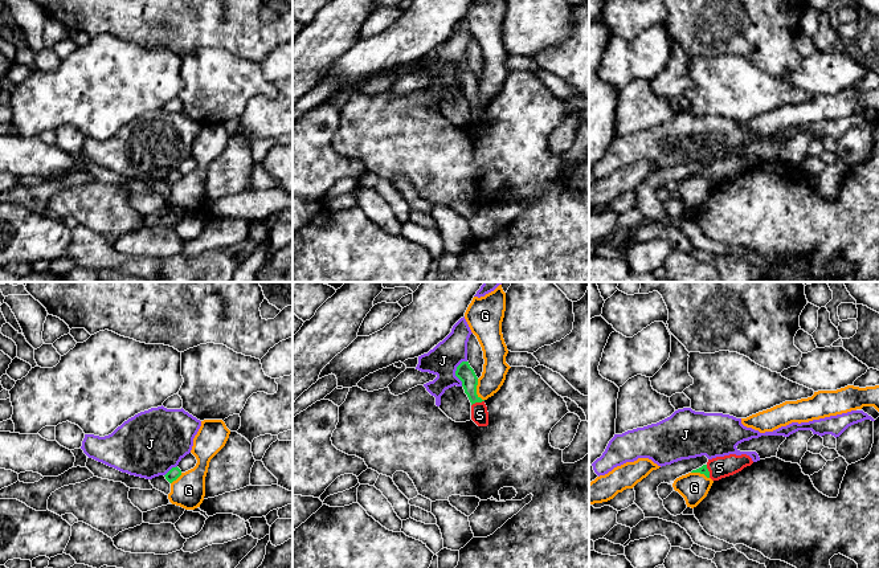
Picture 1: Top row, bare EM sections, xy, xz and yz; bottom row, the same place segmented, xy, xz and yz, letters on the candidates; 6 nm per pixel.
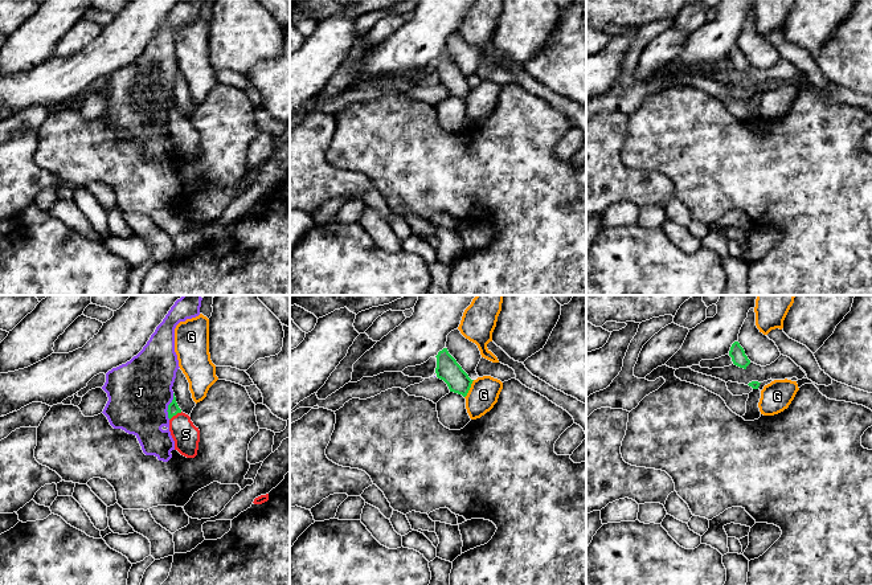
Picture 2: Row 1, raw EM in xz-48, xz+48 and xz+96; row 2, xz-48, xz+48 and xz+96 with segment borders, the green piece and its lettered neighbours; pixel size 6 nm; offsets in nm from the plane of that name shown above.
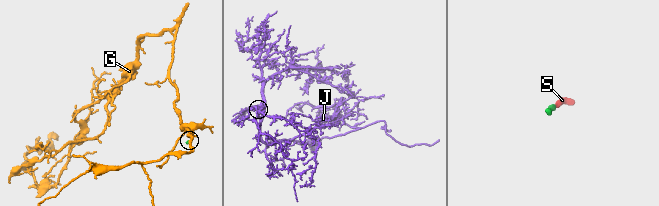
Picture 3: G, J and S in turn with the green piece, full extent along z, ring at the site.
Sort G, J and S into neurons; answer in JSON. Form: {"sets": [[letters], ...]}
{"sets": [["G"], ["J"], ["S"]]}

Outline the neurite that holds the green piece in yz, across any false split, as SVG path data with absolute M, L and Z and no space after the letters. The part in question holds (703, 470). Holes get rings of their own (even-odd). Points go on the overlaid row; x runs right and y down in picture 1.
M729 454L708 459L706 465L692 470L691 473L700 473L712 481L719 481L741 471L744 467L751 466L752 463L752 458L747 454Z

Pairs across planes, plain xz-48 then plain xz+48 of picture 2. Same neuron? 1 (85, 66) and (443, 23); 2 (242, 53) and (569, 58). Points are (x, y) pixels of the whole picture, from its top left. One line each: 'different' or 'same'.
1: same
2: different

